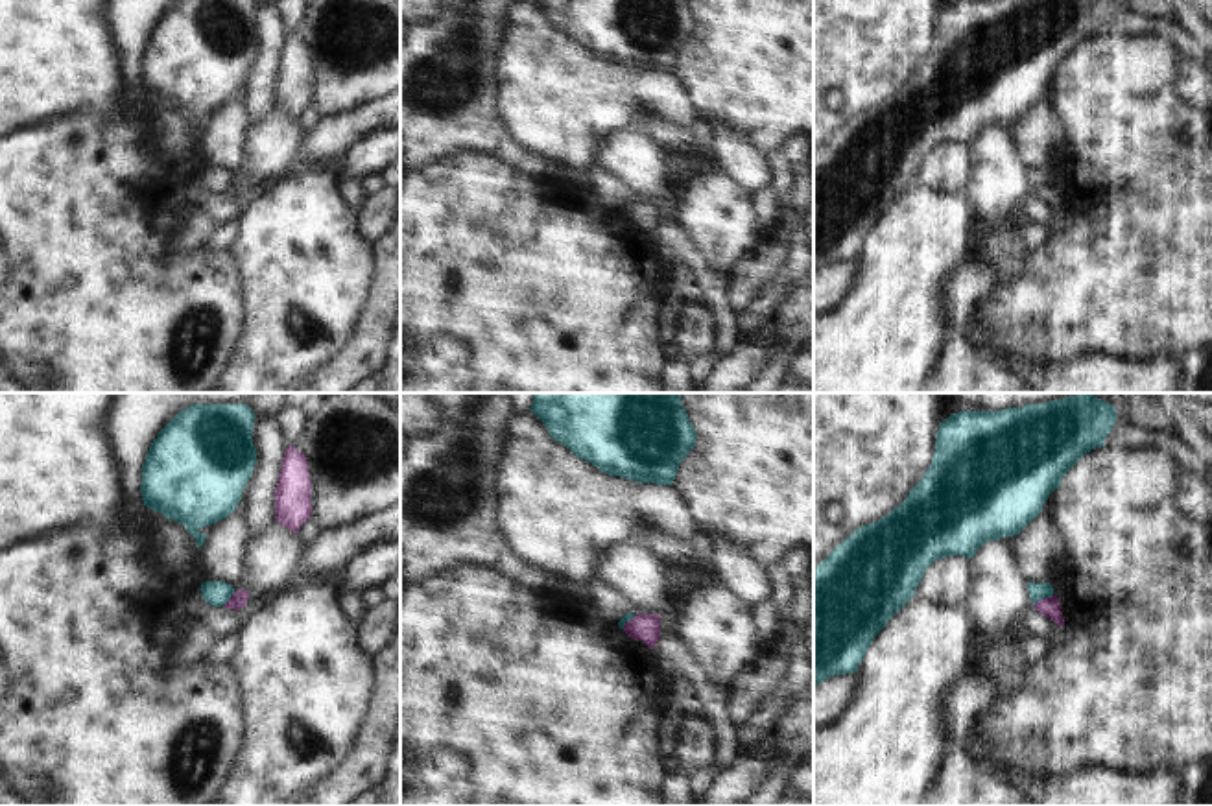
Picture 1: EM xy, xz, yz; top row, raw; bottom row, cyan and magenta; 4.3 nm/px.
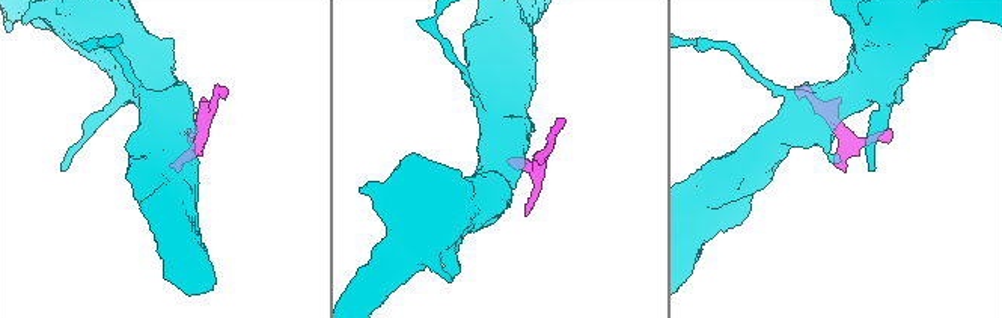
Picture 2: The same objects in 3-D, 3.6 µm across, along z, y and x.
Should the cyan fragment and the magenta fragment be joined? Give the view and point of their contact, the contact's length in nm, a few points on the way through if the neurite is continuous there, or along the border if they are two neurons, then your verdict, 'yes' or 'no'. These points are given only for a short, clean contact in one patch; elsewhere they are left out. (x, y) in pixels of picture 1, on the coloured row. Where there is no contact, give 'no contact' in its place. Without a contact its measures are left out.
meets cyan in yz at (1043, 598); contact 100 nm long; border along yz (1052, 594), (1033, 605); no

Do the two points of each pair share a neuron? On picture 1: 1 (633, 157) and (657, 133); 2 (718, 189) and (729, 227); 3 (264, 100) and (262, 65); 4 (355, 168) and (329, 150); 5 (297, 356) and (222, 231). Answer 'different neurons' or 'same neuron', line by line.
1: different neurons
2: same neuron
3: same neuron
4: different neurons
5: different neurons

